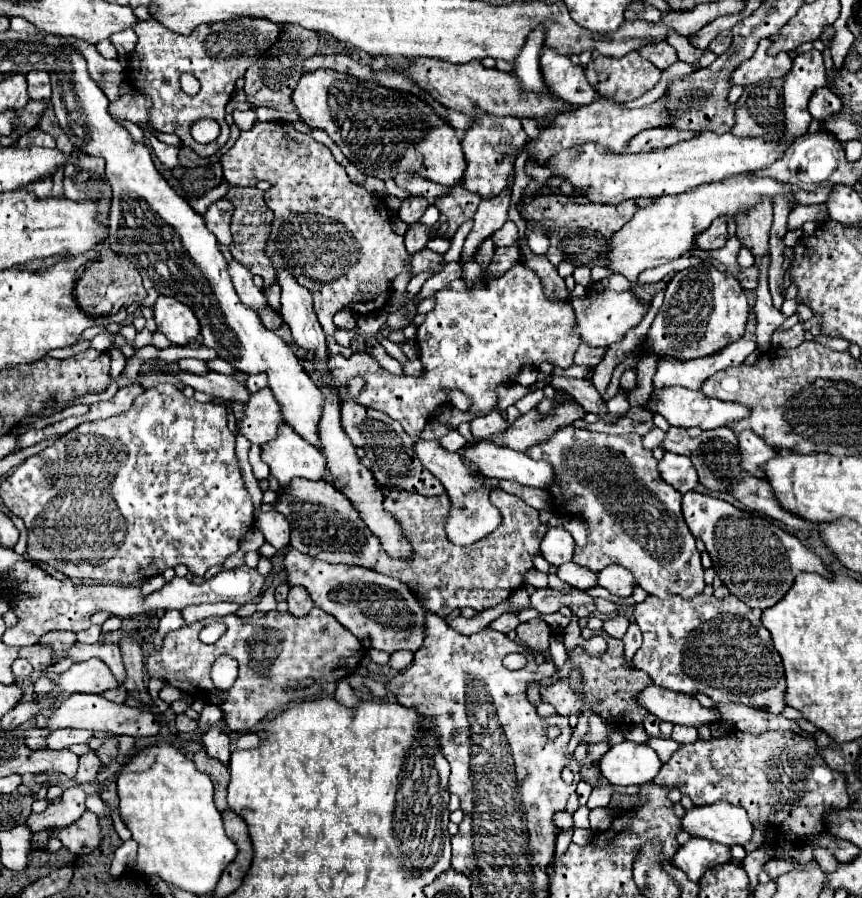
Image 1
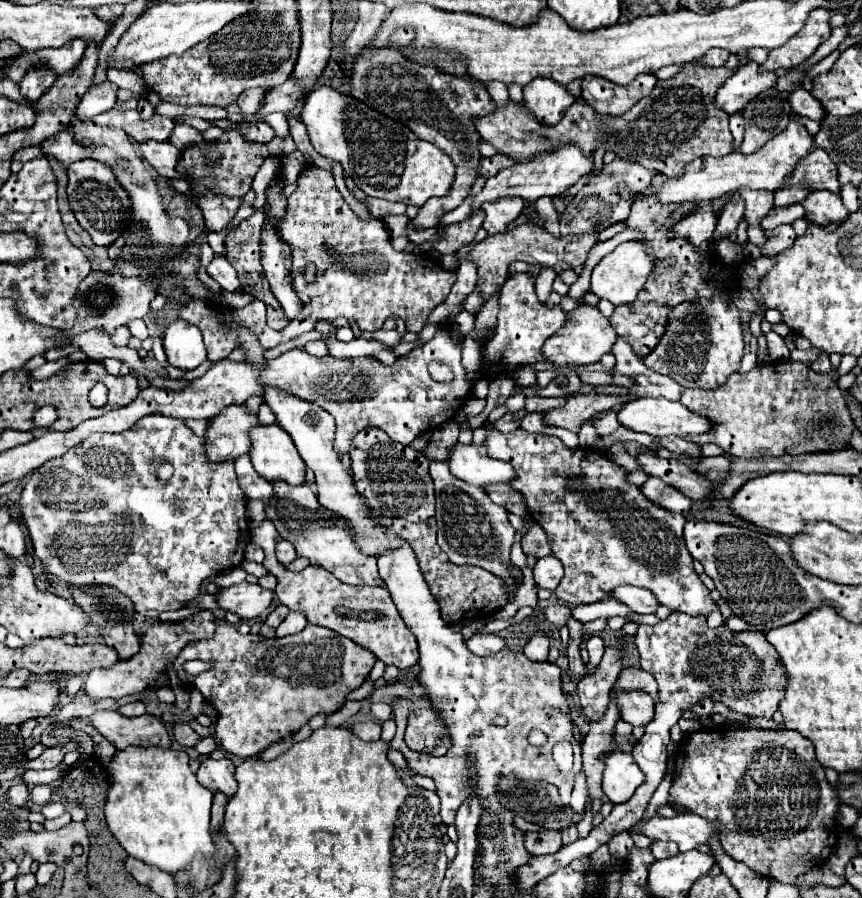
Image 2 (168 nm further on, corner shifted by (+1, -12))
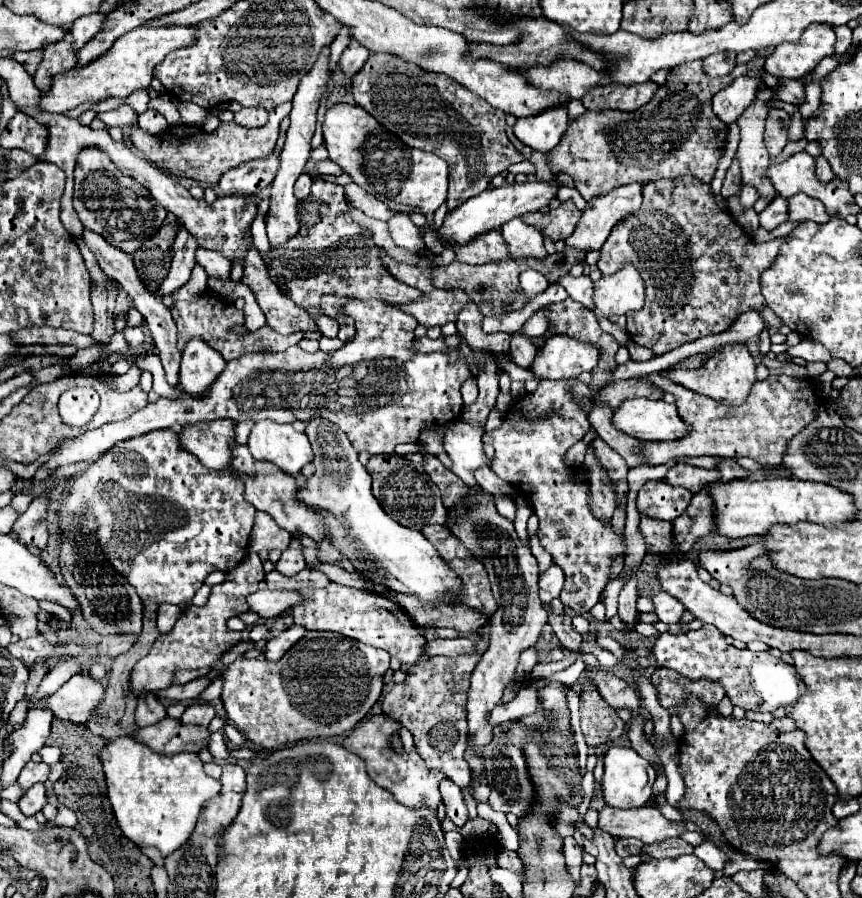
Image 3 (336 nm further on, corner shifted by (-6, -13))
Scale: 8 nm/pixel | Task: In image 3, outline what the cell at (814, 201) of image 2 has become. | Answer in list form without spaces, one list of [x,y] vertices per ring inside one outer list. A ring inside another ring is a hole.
[[[796,194],[788,198],[790,206],[790,220],[812,220],[812,222],[828,222],[830,216],[824,210],[824,204],[812,196],[806,194]]]

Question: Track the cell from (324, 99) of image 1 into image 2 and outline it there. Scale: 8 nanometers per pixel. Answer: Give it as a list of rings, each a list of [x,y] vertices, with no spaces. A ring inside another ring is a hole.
[[[317,87],[307,95],[301,119],[307,125],[315,151],[339,161],[365,195],[423,207],[427,199],[445,195],[453,183],[455,165],[441,149],[429,141],[417,139],[411,129],[365,107],[365,103],[351,95]]]

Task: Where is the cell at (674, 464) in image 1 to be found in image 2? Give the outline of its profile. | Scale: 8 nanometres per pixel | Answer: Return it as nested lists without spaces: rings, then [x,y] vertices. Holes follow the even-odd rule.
[[[657,477],[647,479],[639,489],[641,489],[641,493],[645,497],[649,497],[651,503],[655,503],[655,505],[667,509],[667,511],[673,511],[673,513],[689,513],[689,509],[691,509],[691,499],[687,499],[677,489],[665,485]]]

